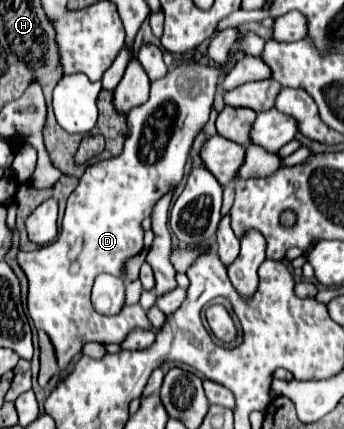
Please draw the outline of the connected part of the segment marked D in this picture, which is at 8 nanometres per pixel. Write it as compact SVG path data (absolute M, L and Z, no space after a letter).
M185 62L177 68L171 68L167 76L151 84L151 96L145 104L133 108L127 116L129 134L125 140L123 152L113 160L101 160L97 164L87 166L85 174L81 176L77 188L67 198L65 216L61 224L61 232L55 242L43 246L35 252L19 252L17 260L29 278L29 314L35 322L35 328L45 330L55 346L59 370L65 370L75 354L81 354L81 344L85 342L105 342L105 338L117 338L117 344L133 330L143 328L151 330L146 311L137 303L126 306L115 316L97 314L91 306L91 286L97 274L113 274L121 278L121 266L127 258L135 256L143 248L143 228L141 222L151 216L153 204L169 192L169 188L177 186L183 178L183 168L187 162L187 154L195 136L203 130L205 122L209 120L213 96L221 78L221 68L203 66L199 62Z

